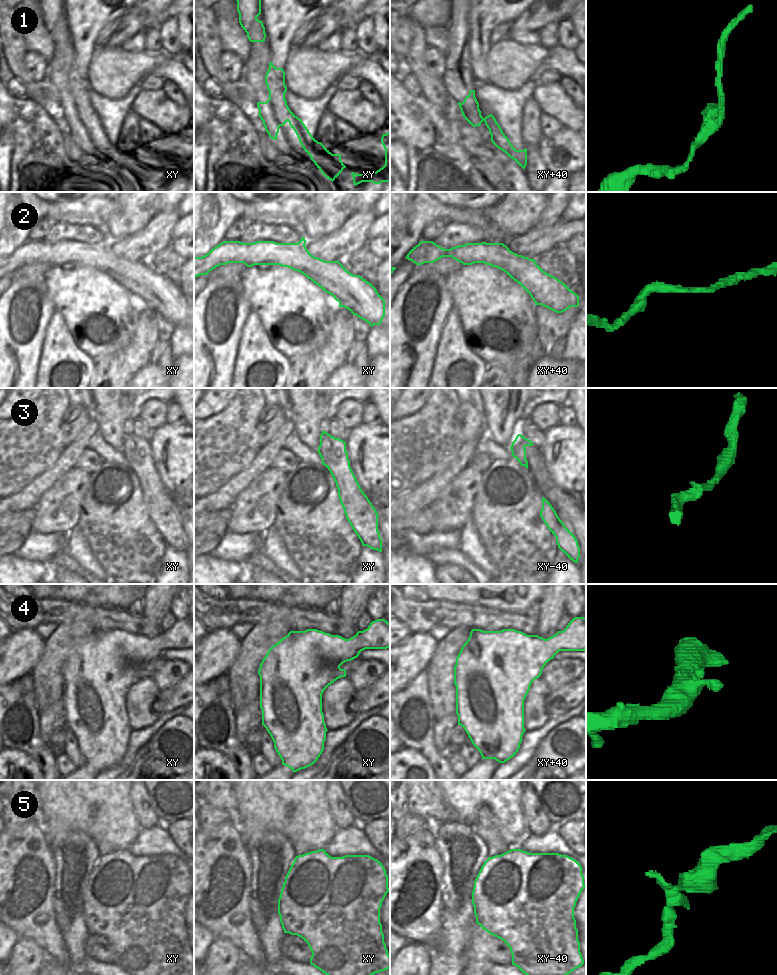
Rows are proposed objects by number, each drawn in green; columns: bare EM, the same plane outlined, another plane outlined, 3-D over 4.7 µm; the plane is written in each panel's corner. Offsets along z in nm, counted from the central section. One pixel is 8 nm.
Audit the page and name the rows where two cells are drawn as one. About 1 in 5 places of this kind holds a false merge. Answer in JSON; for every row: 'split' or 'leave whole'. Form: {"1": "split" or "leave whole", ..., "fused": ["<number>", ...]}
{"1": "leave whole", "2": "leave whole", "3": "leave whole", "4": "leave whole", "5": "split", "fused": ["5"]}

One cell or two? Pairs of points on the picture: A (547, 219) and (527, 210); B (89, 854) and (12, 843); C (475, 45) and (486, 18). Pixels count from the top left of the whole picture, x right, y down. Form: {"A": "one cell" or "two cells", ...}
{"A": "two cells", "B": "two cells", "C": "one cell"}

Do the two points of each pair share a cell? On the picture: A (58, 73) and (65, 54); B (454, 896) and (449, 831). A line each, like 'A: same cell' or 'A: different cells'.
A: same cell
B: same cell

